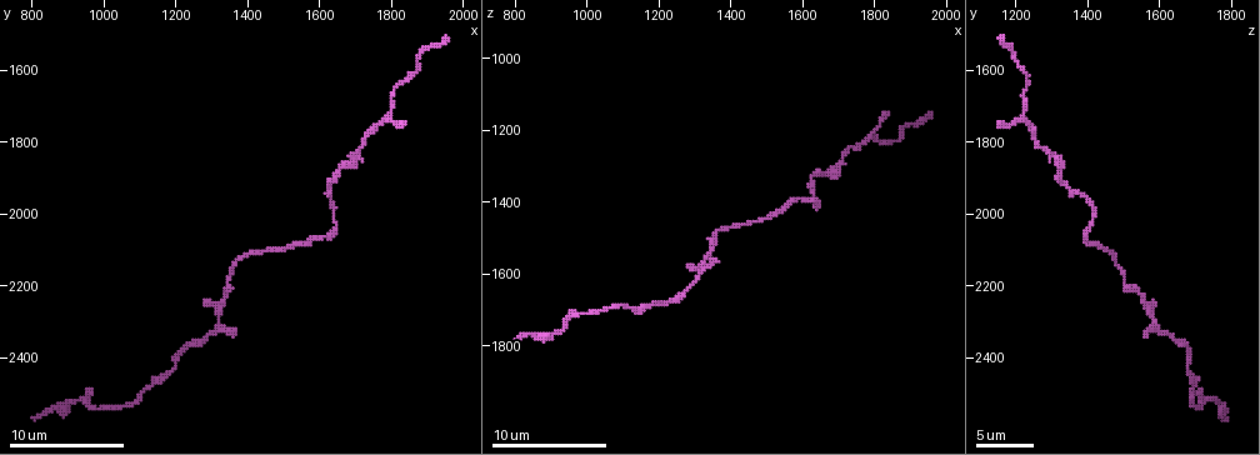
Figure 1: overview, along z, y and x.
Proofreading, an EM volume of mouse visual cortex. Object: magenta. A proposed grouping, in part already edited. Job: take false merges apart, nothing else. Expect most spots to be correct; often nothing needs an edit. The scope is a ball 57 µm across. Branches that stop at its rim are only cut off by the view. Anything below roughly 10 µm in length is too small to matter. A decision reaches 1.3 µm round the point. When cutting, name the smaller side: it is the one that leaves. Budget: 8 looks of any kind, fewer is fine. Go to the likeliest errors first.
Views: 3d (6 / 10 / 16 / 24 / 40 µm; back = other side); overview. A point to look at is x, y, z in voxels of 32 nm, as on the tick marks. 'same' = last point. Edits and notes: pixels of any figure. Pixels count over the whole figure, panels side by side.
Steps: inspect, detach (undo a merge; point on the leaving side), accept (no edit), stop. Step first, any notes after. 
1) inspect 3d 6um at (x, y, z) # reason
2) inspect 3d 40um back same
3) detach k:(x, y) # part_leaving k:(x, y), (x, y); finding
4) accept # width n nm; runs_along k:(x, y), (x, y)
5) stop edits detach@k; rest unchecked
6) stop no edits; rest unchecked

inspect 3d 16um at (1320, 2310, 1590)

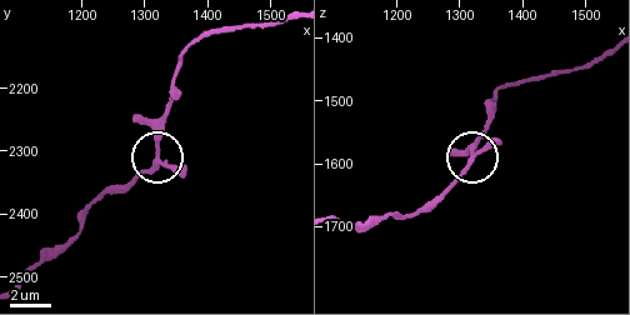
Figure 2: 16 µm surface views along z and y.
accept # runs_along 2:(231, 33), (193, 43), (173, 78), (155, 159), (124, 191); all the same neuron

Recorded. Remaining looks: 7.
inspect 3d 6um at (1700, 1840, 1290) # sudden change in width

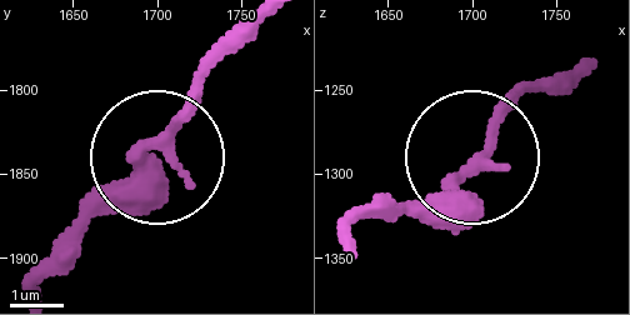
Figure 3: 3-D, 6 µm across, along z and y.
inspect 3d 6um back at (1698, 1834, 1296)

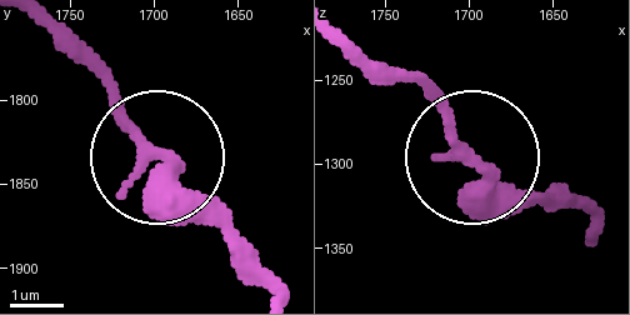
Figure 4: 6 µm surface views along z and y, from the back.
accept # runs_along 4:(591, 221), (503, 194), (413, 78); all the same neuron

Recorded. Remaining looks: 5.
inspect 3d 10um at (1440, 2100, 1450)

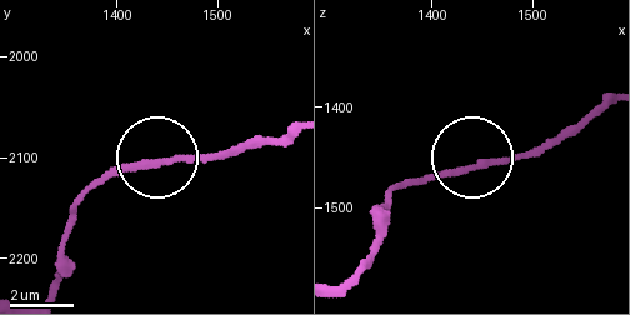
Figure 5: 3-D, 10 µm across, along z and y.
accept # runs_along 5:(475, 166), (410, 178); all the same neuron

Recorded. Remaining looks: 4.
inspect 3d 10um at (1130, 2470, 1700) # sudden change in width

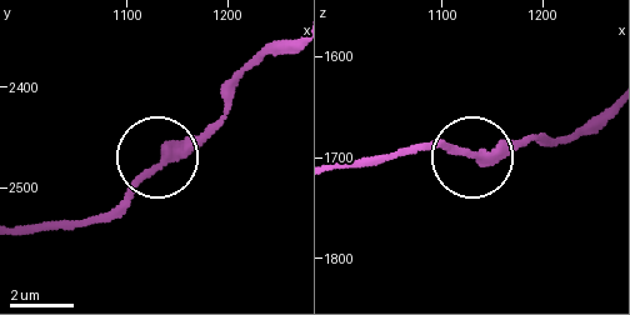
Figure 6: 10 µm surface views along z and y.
accept # width 290 nm; runs_along 6:(293, 44), (251, 63), (219, 119), (179, 143), (101, 221); continuous, no second neuron

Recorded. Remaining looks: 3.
stop no edits; rest unchecked

